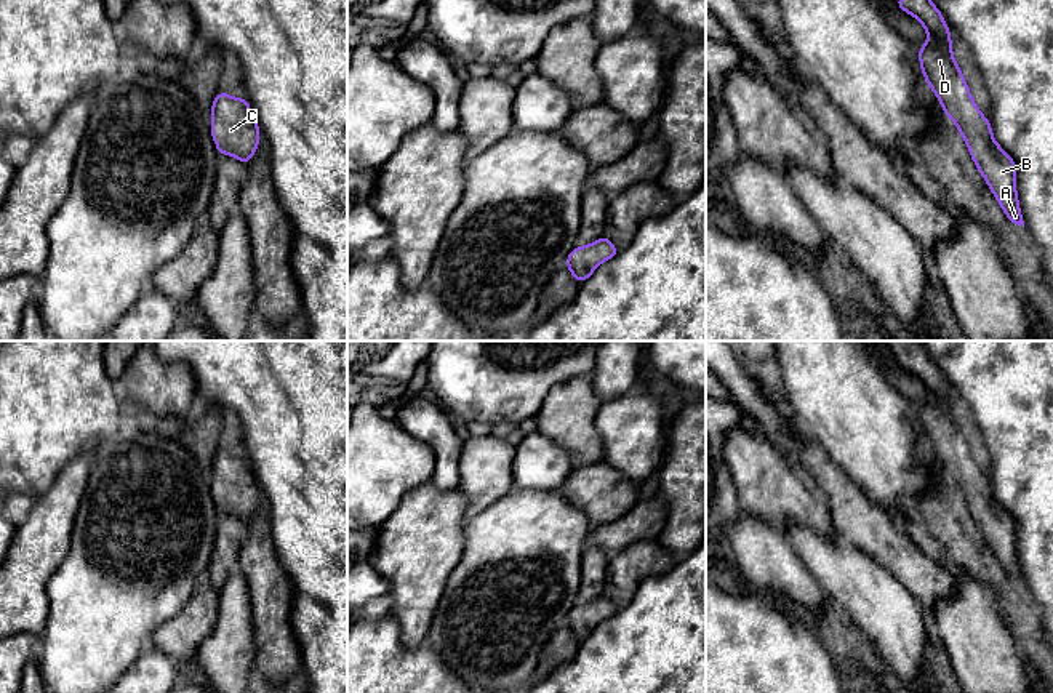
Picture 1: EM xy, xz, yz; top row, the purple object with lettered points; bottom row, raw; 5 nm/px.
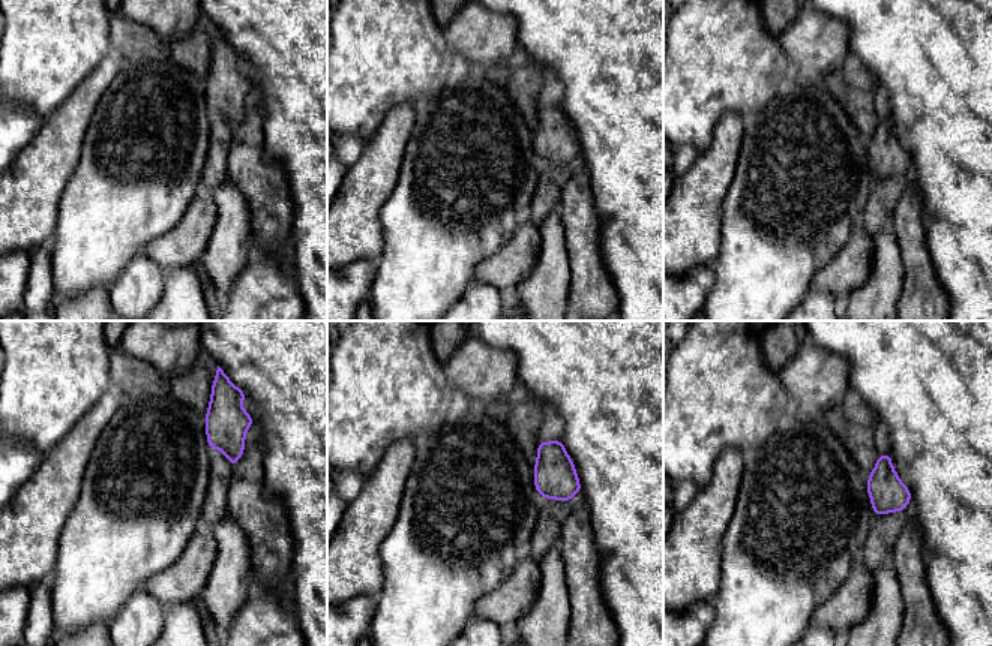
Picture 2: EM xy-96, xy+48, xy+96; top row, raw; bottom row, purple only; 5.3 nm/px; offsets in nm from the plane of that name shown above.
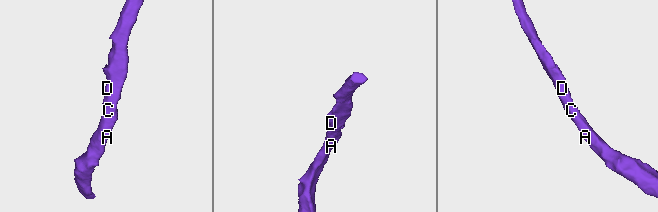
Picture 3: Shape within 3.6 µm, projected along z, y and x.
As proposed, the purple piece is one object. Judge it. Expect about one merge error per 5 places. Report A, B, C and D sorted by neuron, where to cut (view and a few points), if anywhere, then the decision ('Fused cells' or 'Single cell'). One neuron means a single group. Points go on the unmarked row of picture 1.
Groups: A B C D. No split. Single cell

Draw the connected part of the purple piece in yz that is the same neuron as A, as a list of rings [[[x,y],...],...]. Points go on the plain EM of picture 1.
[[[922,346],[915,354],[898,355],[896,362],[919,378],[928,392],[928,400],[919,407],[920,426],[928,445],[939,458],[944,472],[957,483],[975,523],[1008,578],[1024,586],[1016,554],[1015,520],[994,499],[989,479],[970,453],[952,413],[949,384]]]

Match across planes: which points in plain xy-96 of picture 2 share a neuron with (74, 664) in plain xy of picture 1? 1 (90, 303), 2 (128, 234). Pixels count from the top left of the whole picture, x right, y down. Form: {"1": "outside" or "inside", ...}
{"1": "outside", "2": "inside"}

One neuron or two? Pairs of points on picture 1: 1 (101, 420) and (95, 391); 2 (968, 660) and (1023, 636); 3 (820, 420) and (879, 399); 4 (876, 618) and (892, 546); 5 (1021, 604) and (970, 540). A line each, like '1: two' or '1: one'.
1: one
2: two
3: one
4: two
5: one

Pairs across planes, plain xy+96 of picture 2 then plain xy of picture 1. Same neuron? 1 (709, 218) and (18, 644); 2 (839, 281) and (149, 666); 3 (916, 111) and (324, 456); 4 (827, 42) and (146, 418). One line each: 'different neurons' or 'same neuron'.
1: different neurons
2: different neurons
3: same neuron
4: different neurons

